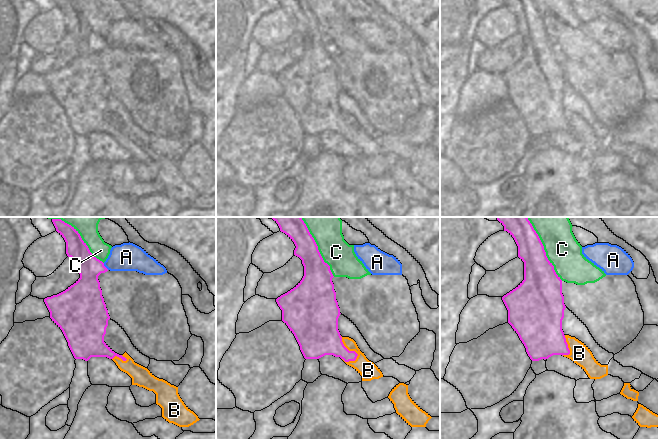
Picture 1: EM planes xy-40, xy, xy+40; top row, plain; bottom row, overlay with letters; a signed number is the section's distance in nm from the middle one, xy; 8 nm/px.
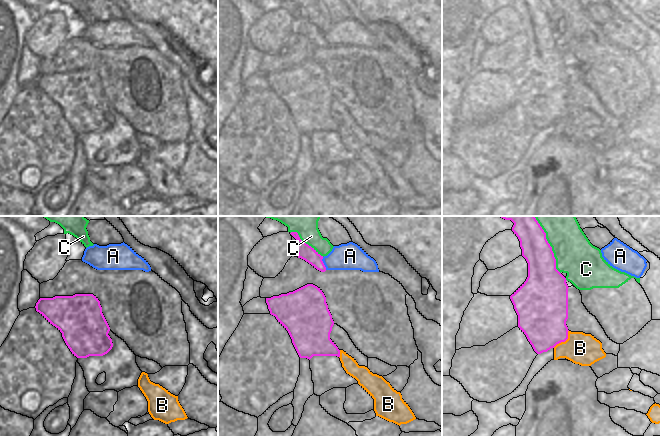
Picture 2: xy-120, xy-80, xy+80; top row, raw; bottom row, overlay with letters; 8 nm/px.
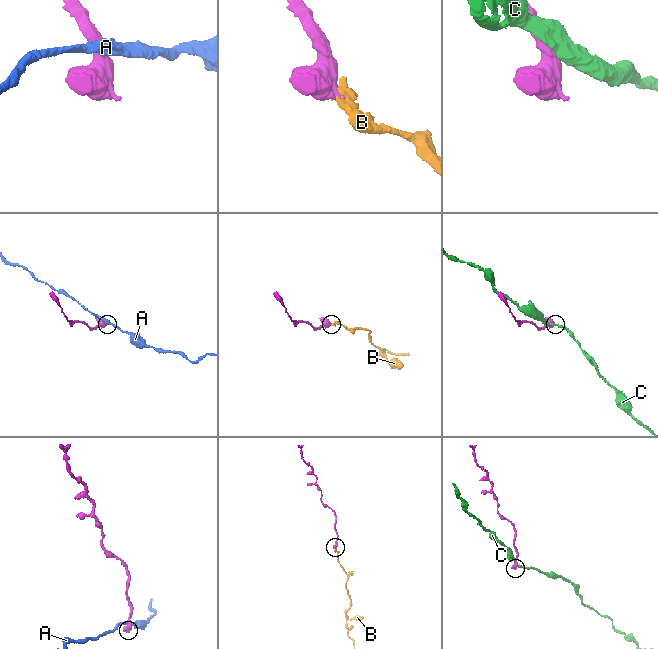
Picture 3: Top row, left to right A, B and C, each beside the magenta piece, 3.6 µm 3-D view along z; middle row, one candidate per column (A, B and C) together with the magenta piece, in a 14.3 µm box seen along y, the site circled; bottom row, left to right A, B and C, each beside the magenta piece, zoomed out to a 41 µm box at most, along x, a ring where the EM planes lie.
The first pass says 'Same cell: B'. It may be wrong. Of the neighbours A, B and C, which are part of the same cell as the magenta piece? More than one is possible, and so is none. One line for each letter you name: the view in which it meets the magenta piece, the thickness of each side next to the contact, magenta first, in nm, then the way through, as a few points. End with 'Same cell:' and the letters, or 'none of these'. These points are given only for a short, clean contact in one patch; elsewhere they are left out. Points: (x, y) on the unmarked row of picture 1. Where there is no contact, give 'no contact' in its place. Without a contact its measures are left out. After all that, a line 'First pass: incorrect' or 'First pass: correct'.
B: xy | 280/150 nm | across xy (322, 114), (350, 127), (357, 130), (368, 146)
Same cell: B
First pass: correct

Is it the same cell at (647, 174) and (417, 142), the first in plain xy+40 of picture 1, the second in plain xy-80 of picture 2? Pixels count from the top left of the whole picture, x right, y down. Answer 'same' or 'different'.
same

